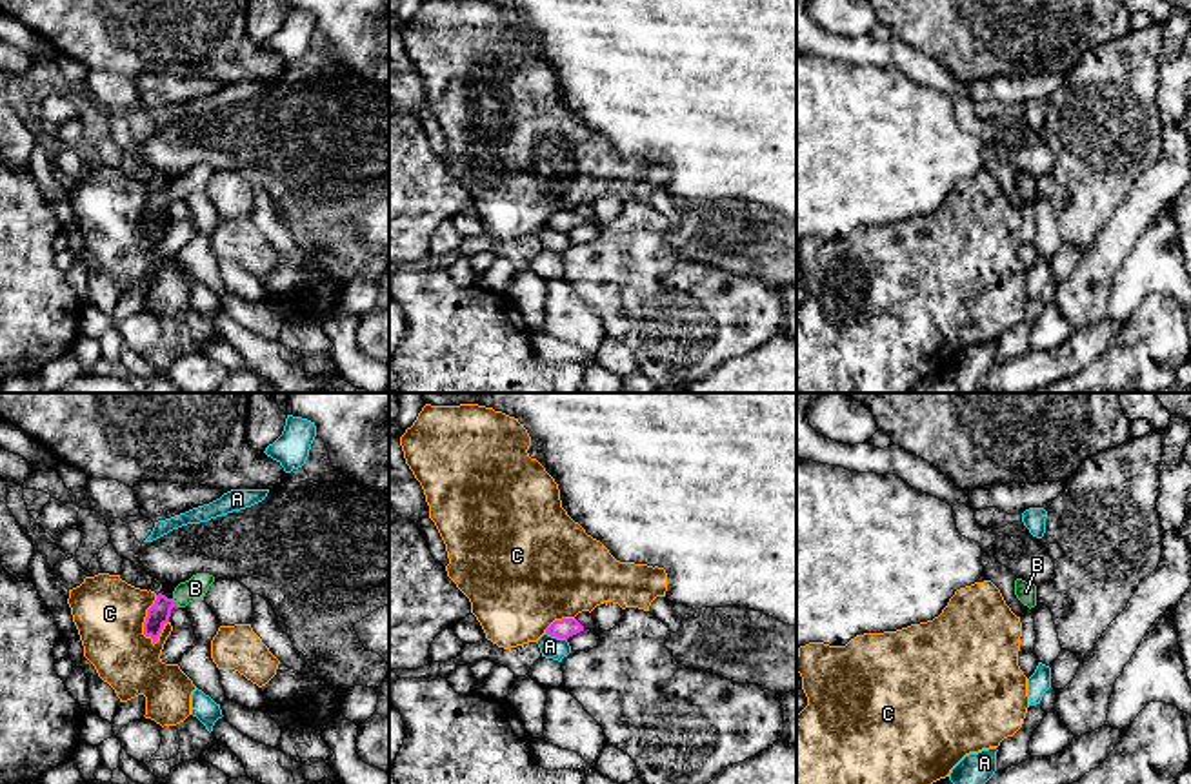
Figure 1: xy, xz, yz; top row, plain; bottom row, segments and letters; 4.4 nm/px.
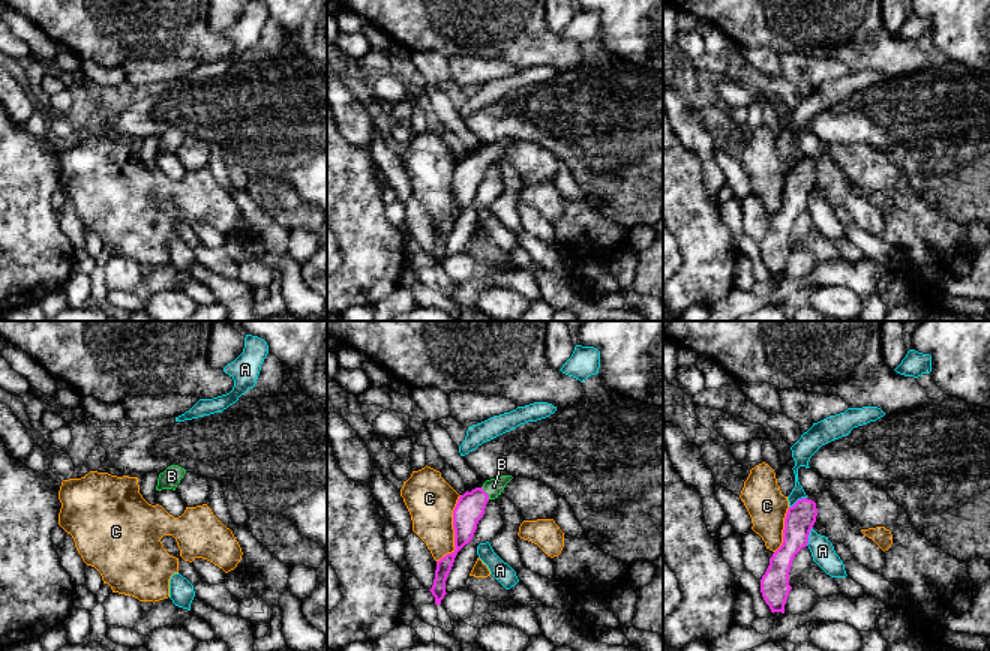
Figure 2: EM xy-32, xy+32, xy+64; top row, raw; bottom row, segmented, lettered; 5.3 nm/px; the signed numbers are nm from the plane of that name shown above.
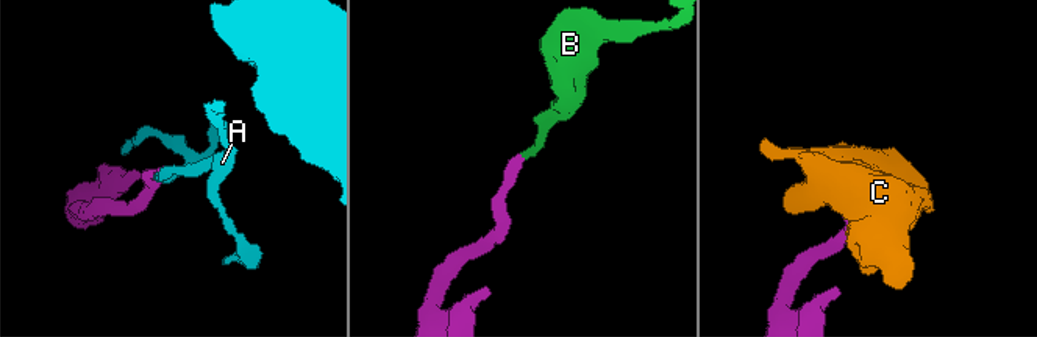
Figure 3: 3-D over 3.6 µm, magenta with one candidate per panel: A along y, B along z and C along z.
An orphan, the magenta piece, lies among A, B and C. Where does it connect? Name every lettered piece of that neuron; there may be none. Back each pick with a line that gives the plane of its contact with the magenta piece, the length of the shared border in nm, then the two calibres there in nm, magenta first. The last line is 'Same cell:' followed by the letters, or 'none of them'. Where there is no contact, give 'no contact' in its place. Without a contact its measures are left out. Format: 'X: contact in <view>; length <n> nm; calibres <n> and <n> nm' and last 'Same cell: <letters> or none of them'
B: contact in xy; length 50 nm; calibres 100 and 100 nm
Same cell: B

